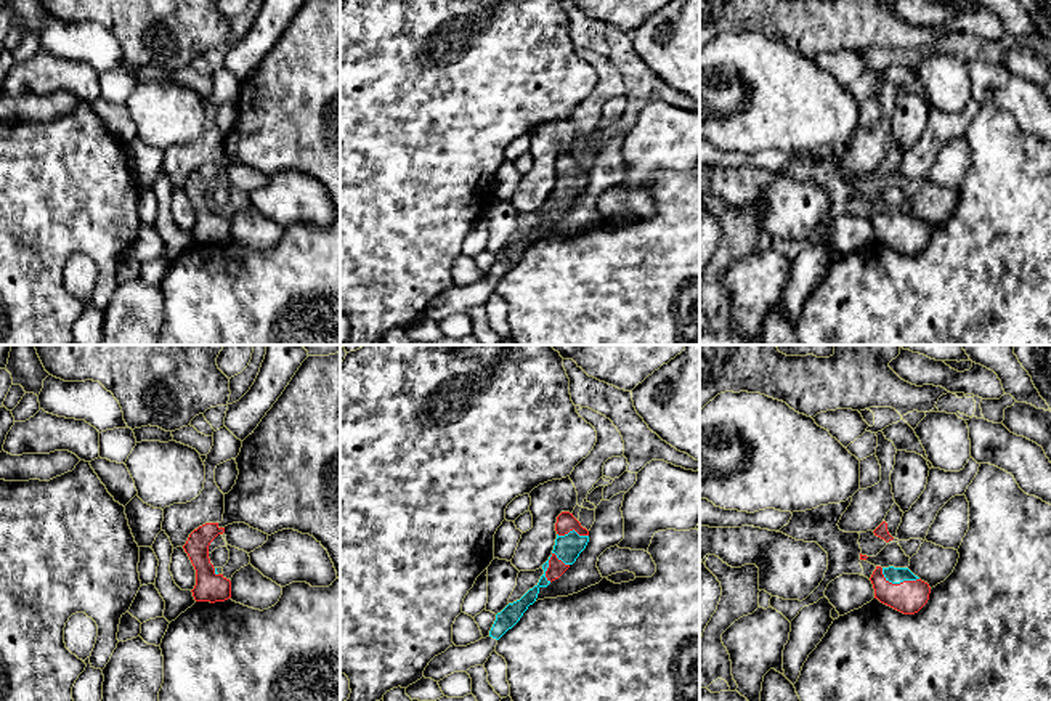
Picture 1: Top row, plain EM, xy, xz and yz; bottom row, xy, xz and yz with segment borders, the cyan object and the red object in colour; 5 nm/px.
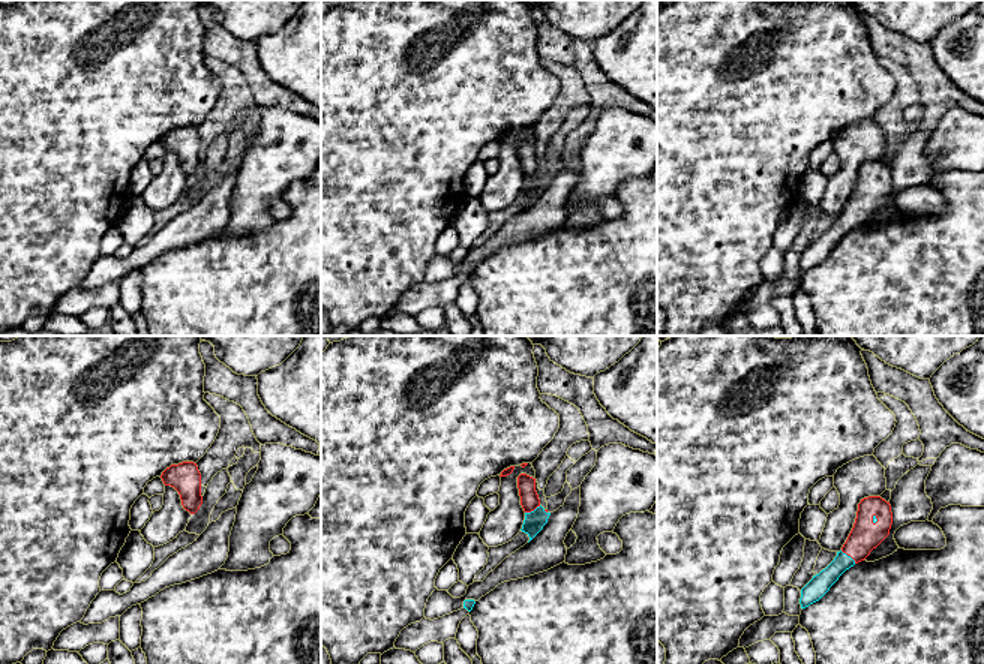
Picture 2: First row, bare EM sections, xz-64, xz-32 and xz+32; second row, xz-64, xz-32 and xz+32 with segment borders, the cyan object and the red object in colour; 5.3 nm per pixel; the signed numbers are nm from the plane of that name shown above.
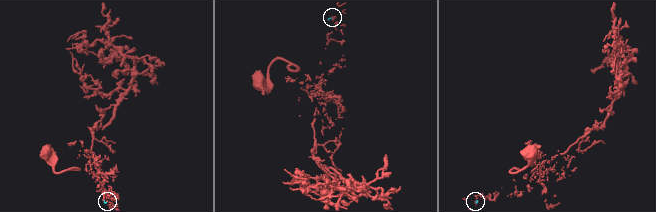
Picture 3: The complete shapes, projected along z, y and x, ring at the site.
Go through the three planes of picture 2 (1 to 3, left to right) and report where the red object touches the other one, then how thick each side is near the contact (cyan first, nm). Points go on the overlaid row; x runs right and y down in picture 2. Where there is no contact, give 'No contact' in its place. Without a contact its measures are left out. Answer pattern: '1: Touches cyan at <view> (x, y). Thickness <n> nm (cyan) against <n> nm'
1: No contact
2: Touches cyan at xz-32 (534, 510). Thickness 110 nm (cyan) against 100 nm
3: Touches cyan at xz+32 (846, 555). Thickness 110 nm (cyan) against 160 nm

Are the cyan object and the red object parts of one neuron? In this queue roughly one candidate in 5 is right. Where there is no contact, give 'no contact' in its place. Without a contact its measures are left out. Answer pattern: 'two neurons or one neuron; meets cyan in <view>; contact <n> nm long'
one neuron; meets cyan in xz; contact 160 nm long

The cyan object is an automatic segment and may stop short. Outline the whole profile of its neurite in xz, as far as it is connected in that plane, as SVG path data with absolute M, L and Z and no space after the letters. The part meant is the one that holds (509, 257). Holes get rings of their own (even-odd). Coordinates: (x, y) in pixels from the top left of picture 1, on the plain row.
M562 152L555 164L557 180L549 201L542 205L544 215L539 223L530 229L520 241L509 244L489 271L489 278L499 281L509 269L512 269L523 253L538 239L539 229L547 228L558 220L579 197L589 183L589 172L570 152Z

